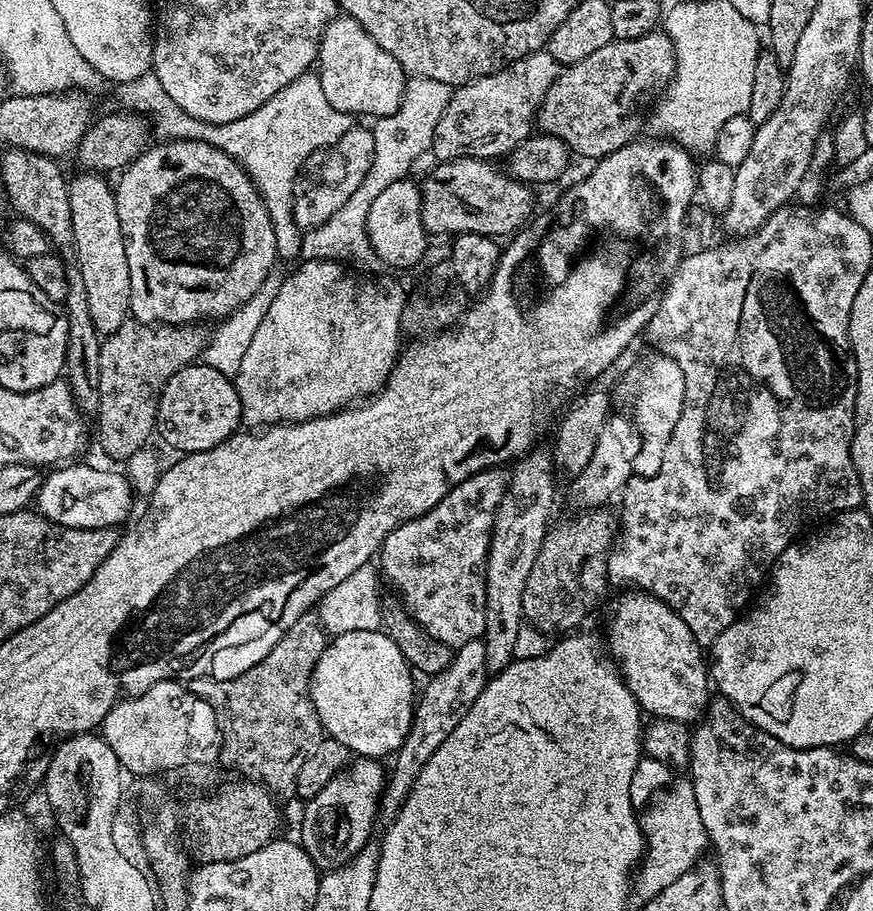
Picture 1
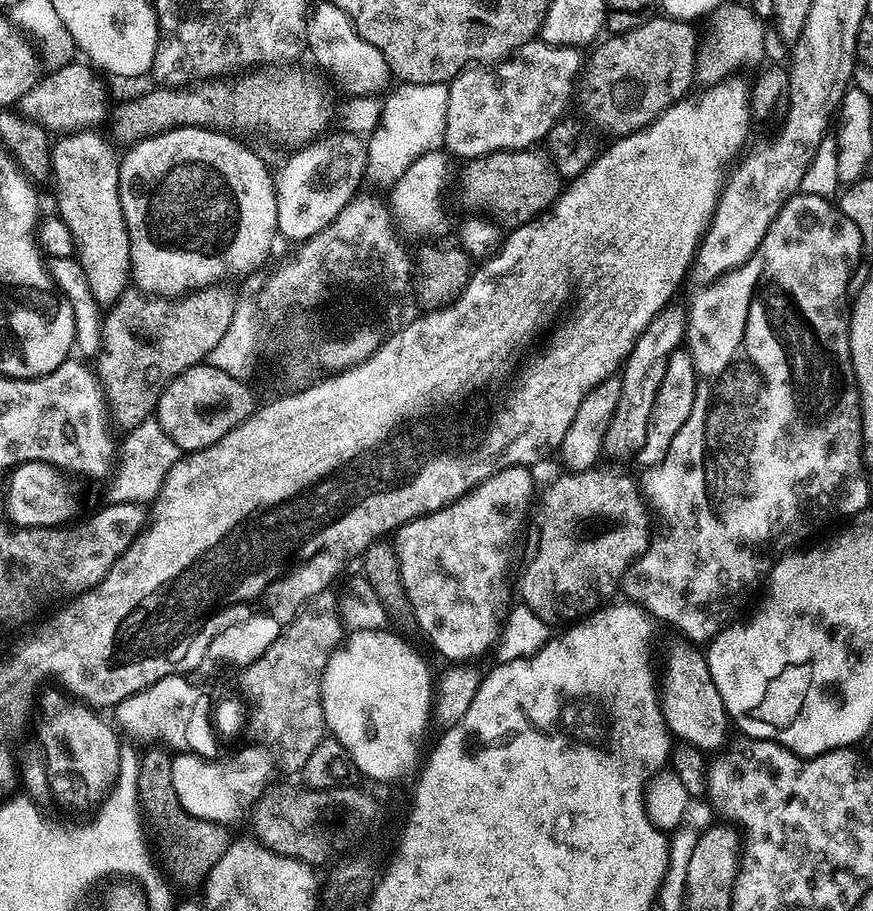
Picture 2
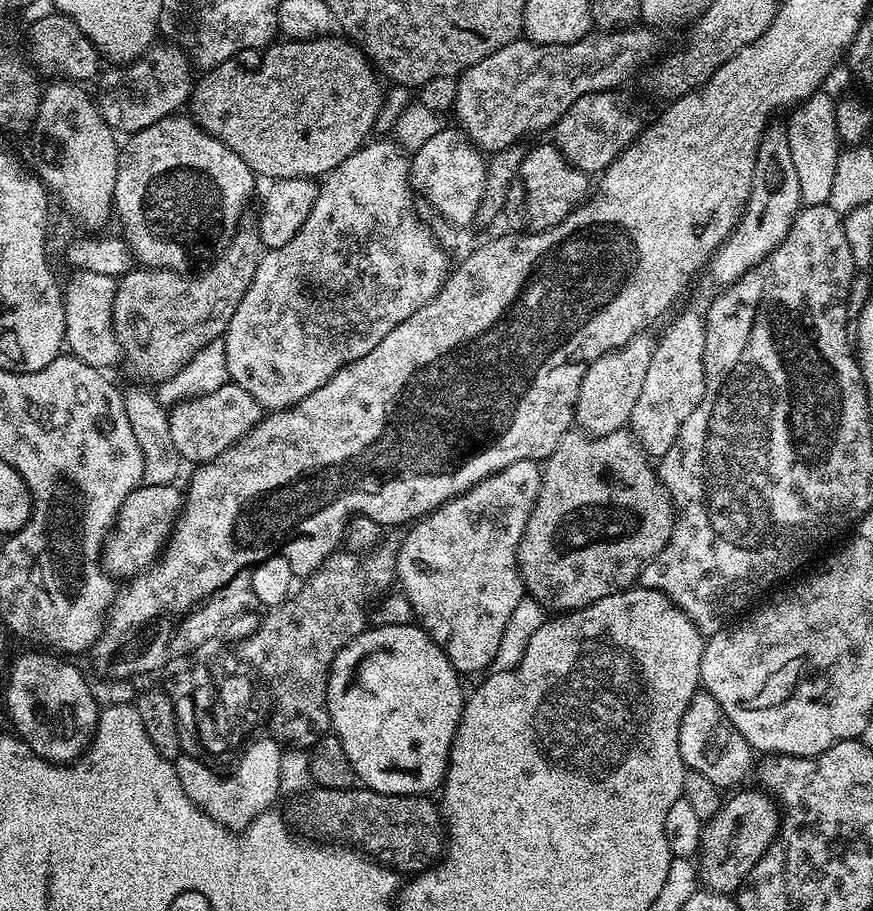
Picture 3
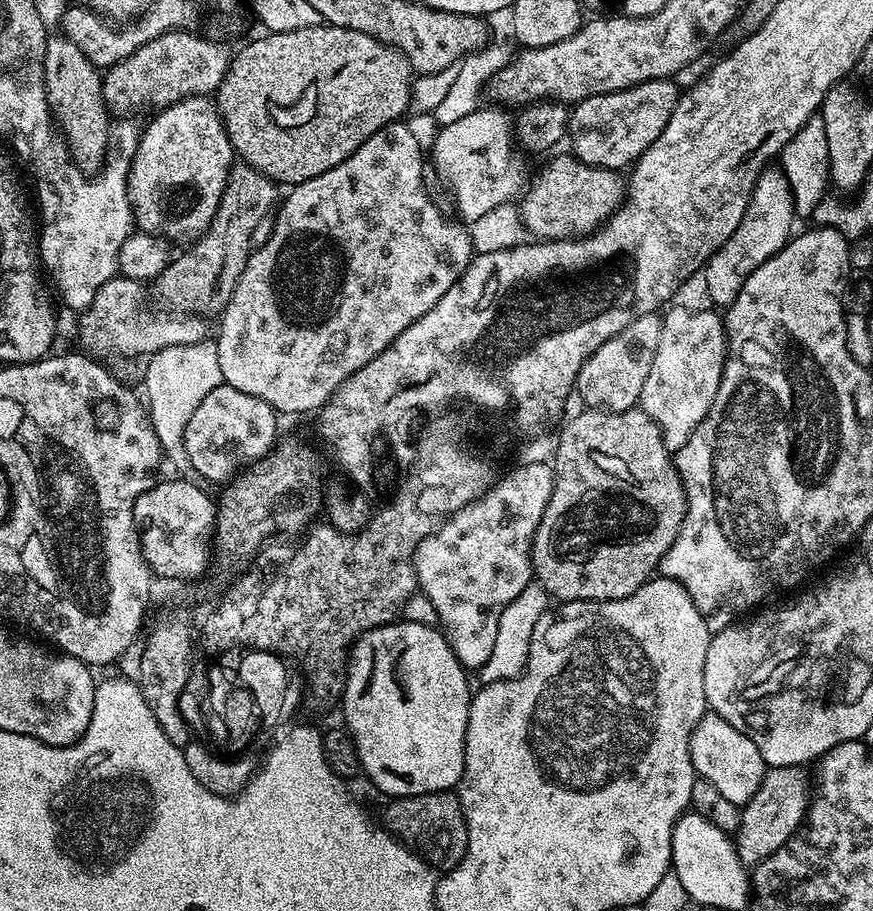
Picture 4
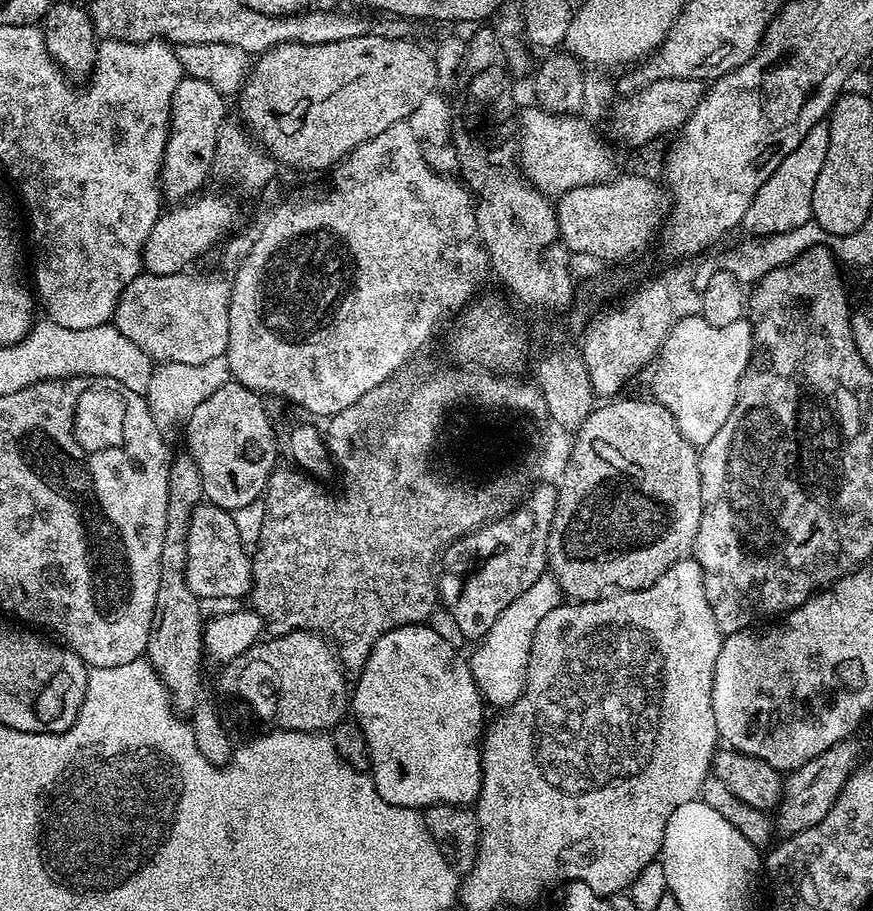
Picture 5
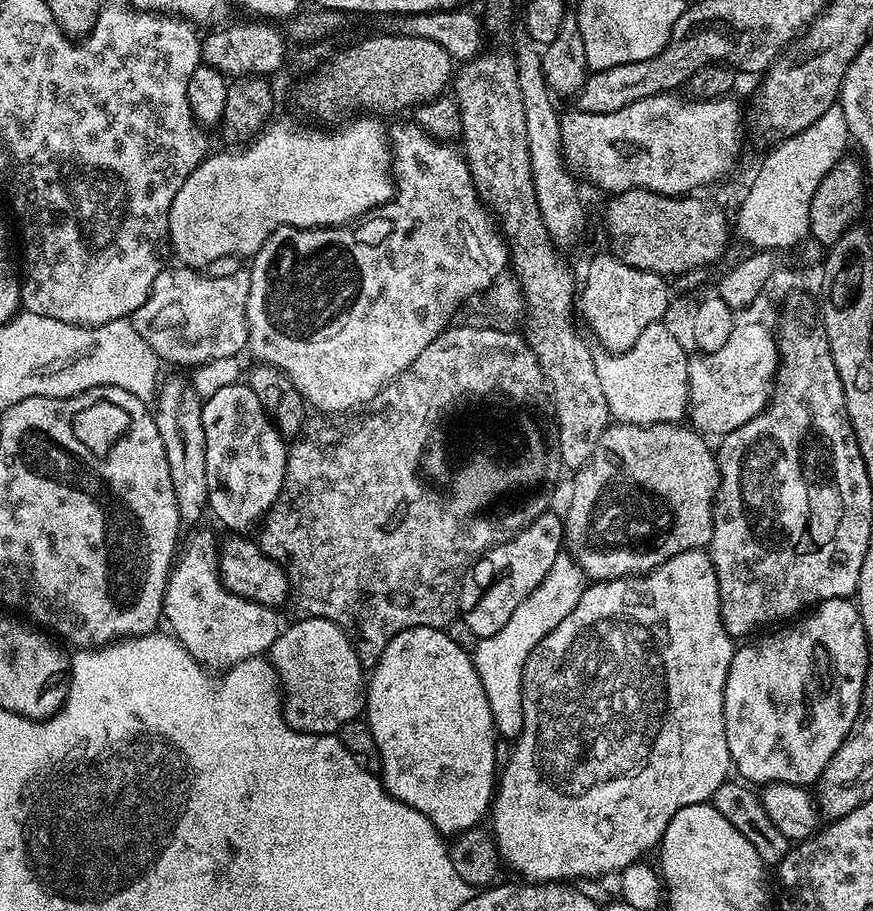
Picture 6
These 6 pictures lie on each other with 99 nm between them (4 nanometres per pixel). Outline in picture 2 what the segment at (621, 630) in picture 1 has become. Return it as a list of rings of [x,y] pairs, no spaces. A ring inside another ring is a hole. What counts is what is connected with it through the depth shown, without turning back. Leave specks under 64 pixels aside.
[[[692,646],[686,647],[677,654],[668,673],[662,676],[661,707],[664,710],[664,721],[677,741],[693,750],[711,754],[715,748],[725,747],[724,739],[730,729],[728,712],[724,709],[722,694],[718,694],[718,686],[714,686],[714,678],[710,678],[705,653]]]

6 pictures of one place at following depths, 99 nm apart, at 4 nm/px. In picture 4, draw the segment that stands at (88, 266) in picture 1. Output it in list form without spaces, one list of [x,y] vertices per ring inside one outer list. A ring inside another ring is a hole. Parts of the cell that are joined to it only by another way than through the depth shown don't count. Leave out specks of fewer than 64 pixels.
[[[63,34],[49,35],[42,67],[44,67],[44,77],[42,77],[44,93],[52,111],[52,118],[56,121],[64,142],[68,146],[73,164],[85,174],[99,172],[100,165],[104,163],[104,156],[108,153],[108,133],[110,131],[110,119],[108,120],[110,109],[104,103],[104,82],[101,69],[94,67],[90,58],[86,58],[86,54],[82,54],[82,50],[78,50],[78,46],[70,42]]]

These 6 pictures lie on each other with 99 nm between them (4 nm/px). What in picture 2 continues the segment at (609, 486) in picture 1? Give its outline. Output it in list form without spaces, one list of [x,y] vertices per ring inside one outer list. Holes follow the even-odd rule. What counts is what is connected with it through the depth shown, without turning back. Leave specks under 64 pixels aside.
[[[673,302],[660,311],[642,330],[642,334],[634,342],[632,352],[622,365],[622,377],[619,379],[622,394],[618,402],[618,410],[610,422],[606,432],[604,447],[610,453],[639,453],[645,445],[648,423],[652,417],[652,407],[656,401],[658,390],[662,386],[662,378],[666,378],[666,366],[672,353],[685,343],[688,334],[688,310],[682,303]]]

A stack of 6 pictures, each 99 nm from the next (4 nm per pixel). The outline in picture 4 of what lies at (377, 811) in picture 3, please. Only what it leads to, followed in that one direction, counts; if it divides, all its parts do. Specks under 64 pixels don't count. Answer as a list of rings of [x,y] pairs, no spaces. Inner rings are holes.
[[[455,791],[402,796],[393,799],[389,804],[392,805],[385,810],[382,824],[397,840],[403,840],[409,846],[415,845],[429,864],[441,869],[447,870],[462,862],[466,854],[468,835],[466,818],[462,814],[460,798]]]

